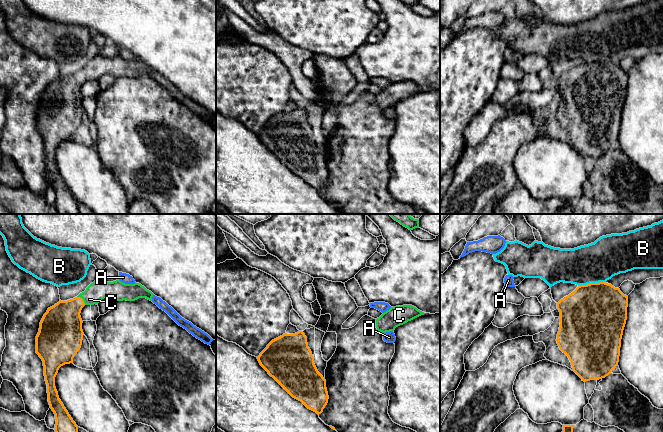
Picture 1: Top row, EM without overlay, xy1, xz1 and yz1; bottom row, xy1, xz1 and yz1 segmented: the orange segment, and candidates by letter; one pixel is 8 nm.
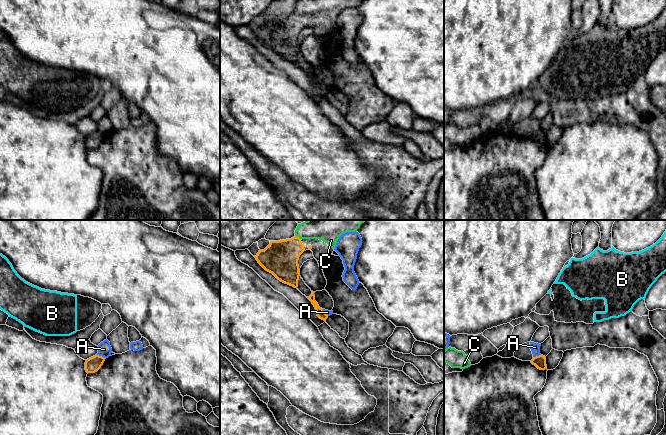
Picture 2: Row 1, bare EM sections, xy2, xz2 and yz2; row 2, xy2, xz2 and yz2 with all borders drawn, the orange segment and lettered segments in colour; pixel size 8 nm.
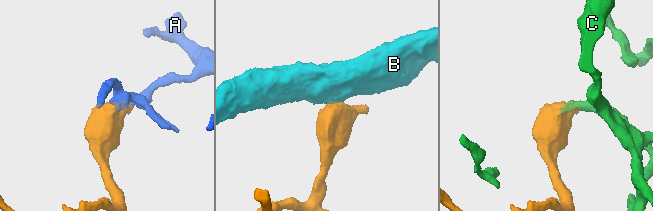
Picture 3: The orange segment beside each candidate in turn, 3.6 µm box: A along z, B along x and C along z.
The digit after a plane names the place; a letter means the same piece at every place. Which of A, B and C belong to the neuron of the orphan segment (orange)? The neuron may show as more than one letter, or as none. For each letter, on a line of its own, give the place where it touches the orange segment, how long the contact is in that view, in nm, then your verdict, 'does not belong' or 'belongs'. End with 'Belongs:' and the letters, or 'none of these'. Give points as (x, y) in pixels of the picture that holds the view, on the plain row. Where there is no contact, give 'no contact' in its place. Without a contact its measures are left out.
A: contact xy2 (101, 132); length 80 nm; does not belong
B: contact yz1 (591, 59); length 220 nm; does not belong
C: contact xy1 (82, 76); length 100 nm; belongs
Belongs: C

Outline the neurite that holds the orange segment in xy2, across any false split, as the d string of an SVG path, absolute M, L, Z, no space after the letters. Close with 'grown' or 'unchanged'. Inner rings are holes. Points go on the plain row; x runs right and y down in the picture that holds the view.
M95 131L89 135L86 136L85 138L85 146L87 149L95 149L97 148L101 142L103 141L104 137L106 134Z; unchanged

